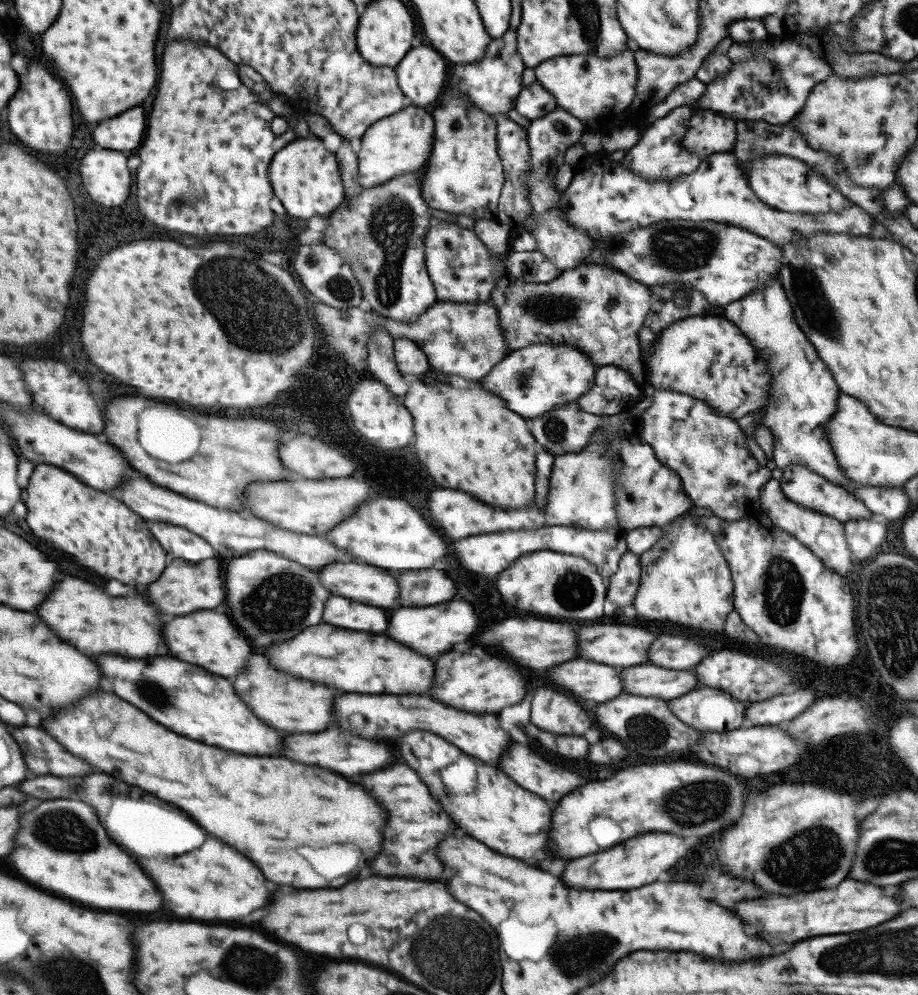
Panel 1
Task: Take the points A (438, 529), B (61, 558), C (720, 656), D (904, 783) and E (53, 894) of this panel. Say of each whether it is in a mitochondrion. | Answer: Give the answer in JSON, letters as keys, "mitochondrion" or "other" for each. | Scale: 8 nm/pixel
{"A":"other","B":"other","C":"other","D":"other","E":"other"}

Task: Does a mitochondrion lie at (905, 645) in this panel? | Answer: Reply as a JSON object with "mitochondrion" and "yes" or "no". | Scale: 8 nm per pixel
{"mitochondrion":"yes"}

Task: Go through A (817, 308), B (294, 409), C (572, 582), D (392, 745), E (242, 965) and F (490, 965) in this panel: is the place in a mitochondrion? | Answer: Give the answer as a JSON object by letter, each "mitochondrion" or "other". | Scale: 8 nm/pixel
{"A":"mitochondrion","B":"other","C":"mitochondrion","D":"other","E":"mitochondrion","F":"other"}

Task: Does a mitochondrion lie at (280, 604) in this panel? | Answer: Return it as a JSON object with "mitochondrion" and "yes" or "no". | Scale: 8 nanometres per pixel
{"mitochondrion":"yes"}

